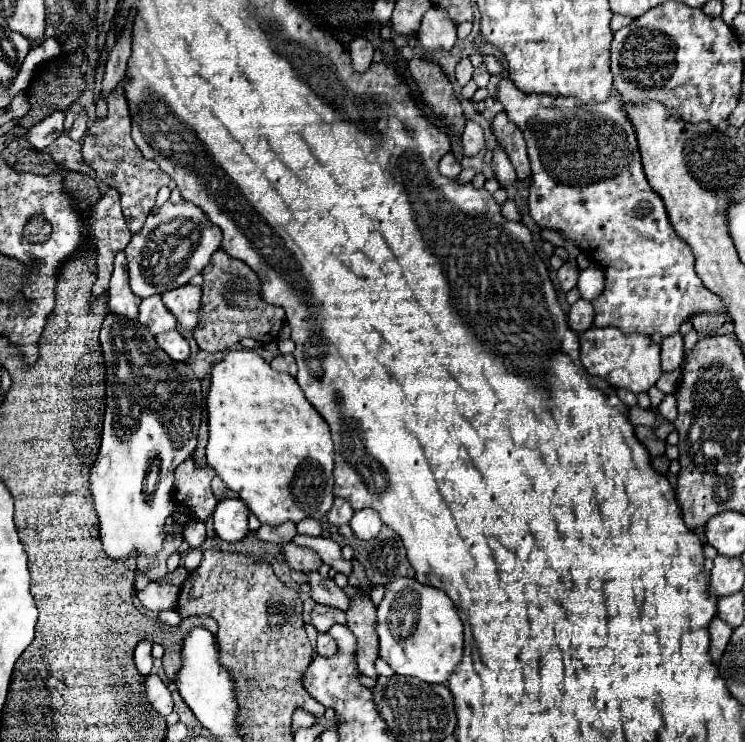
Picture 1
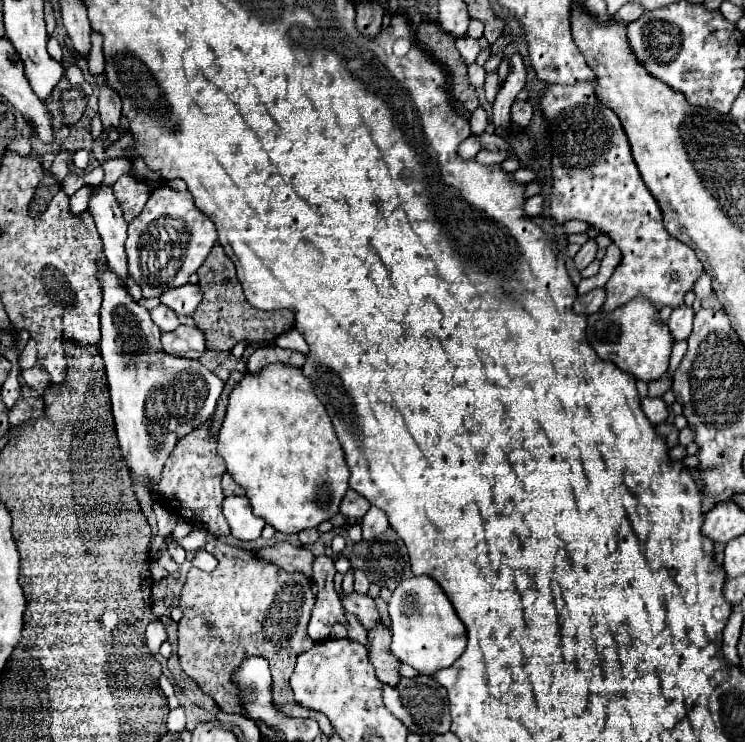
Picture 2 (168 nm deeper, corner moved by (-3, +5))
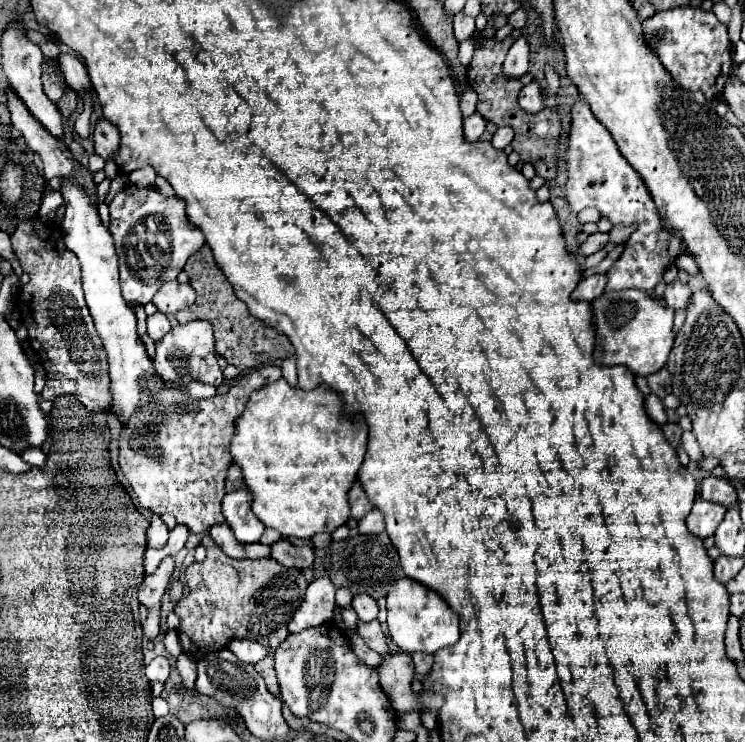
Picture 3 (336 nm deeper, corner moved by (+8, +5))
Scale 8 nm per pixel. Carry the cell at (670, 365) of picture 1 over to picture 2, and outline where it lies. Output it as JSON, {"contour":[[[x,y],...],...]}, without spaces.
{"contour":[[[679,306],[679,310],[673,310],[667,326],[675,342],[689,338],[691,328],[693,328],[693,316],[695,316],[693,308],[687,308],[687,306]]]}

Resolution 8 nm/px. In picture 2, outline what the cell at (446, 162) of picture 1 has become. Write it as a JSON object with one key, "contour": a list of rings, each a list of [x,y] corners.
{"contour":[[[469,136],[461,146],[459,146],[459,156],[463,158],[463,160],[471,160],[471,158],[475,158],[475,154],[481,150],[481,146],[479,146],[479,140],[477,140],[477,136]]]}

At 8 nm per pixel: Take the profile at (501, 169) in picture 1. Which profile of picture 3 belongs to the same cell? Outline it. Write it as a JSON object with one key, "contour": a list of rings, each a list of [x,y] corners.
{"contour":[[[520,36],[508,56],[506,56],[506,62],[504,62],[504,72],[510,76],[510,78],[520,78],[528,72],[528,64],[530,64],[530,44],[524,36]]]}

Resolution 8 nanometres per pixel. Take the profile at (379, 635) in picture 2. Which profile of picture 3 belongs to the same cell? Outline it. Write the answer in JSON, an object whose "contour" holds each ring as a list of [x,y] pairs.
{"contour":[[[408,654],[384,656],[384,664],[376,670],[380,676],[382,690],[388,694],[396,712],[406,714],[422,710],[418,694],[412,690],[412,658]]]}

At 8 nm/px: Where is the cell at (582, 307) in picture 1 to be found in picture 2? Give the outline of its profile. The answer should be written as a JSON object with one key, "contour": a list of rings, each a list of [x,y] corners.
{"contour":[[[597,288],[597,290],[591,290],[583,296],[577,296],[575,304],[573,304],[573,312],[575,314],[583,314],[583,316],[591,316],[595,312],[601,310],[605,302],[605,294],[603,294],[603,288]]]}

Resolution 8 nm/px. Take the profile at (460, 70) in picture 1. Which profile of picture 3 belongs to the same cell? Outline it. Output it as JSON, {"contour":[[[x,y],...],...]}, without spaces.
{"contour":[[[458,12],[456,16],[454,16],[454,34],[456,34],[456,38],[458,38],[458,42],[462,42],[462,40],[466,40],[468,36],[472,36],[472,32],[474,32],[474,18],[472,16],[466,16],[464,12]]]}

